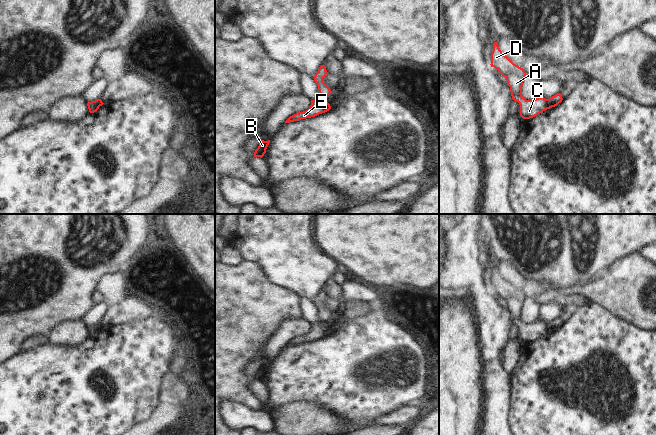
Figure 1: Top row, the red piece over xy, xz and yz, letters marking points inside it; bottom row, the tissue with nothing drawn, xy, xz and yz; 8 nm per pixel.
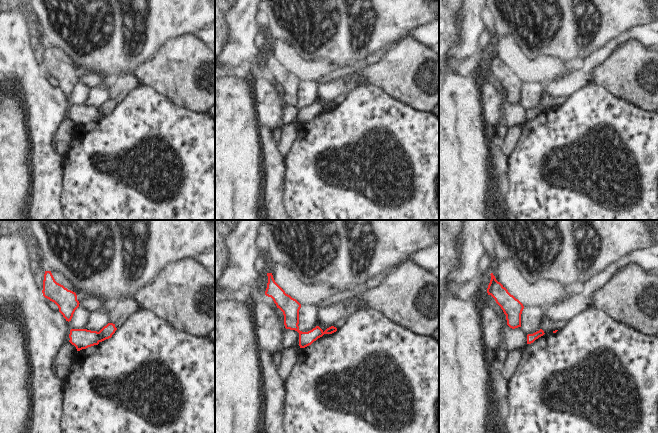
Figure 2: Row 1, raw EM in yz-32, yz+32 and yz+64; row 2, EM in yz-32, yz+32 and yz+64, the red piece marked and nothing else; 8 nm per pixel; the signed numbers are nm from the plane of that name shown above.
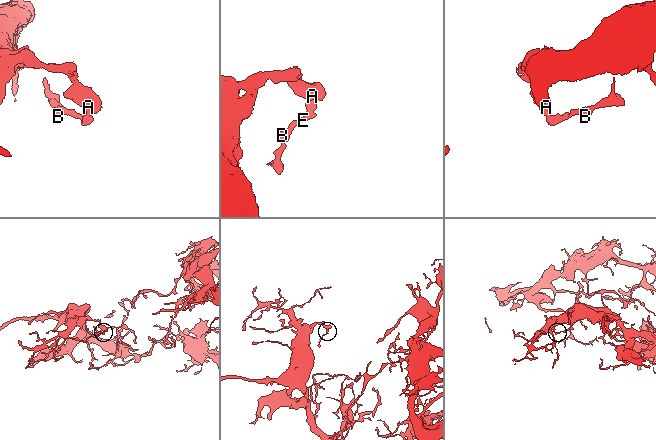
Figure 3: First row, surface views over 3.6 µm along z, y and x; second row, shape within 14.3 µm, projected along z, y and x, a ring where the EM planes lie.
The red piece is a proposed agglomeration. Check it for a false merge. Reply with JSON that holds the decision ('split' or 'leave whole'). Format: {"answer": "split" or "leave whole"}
{"answer": "split"}

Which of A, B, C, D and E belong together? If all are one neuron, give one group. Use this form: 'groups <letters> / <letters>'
groups A C D / B E

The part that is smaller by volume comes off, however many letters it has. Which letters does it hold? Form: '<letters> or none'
B, E

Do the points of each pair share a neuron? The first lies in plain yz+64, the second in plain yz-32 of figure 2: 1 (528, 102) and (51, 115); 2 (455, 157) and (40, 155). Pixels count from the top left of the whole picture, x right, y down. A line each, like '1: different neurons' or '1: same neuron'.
1: same neuron
2: different neurons

